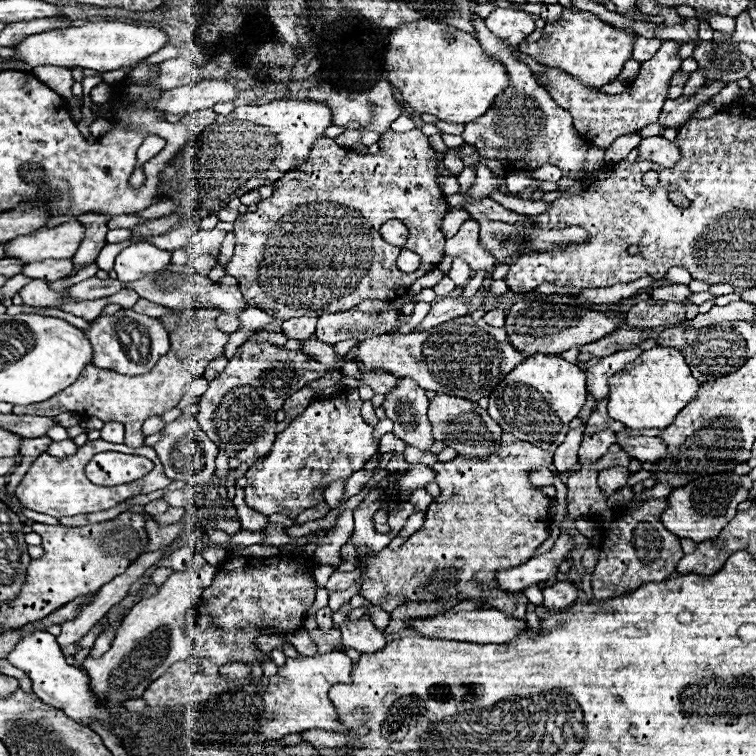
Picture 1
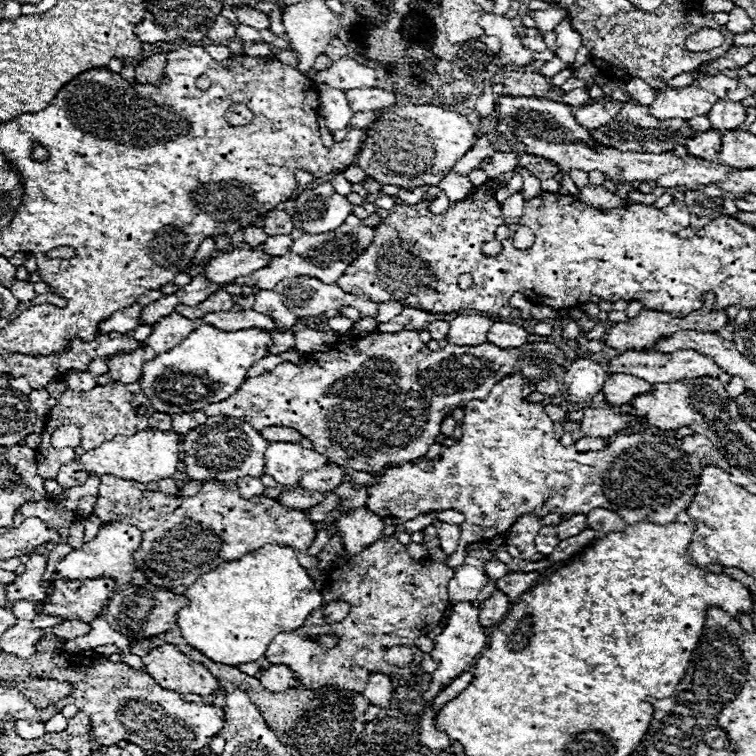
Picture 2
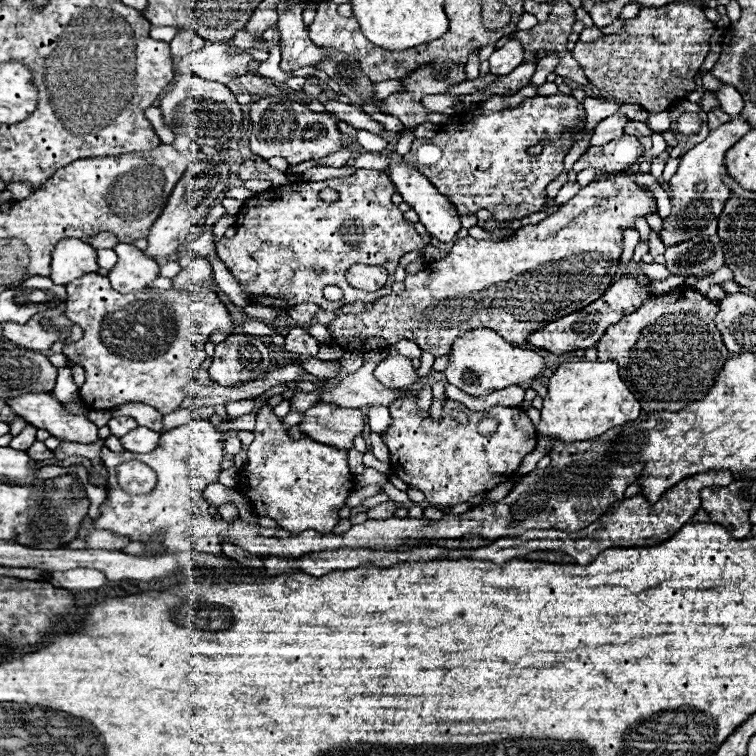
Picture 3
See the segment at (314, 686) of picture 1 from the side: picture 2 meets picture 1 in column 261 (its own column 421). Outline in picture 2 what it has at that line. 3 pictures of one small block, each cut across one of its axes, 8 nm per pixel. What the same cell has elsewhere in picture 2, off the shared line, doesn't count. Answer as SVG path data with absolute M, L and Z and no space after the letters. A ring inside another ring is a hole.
M428 708L424 714L422 714L422 720L420 720L420 742L424 746L428 746L430 750L446 750L450 748L450 738L444 734L444 732L438 732L434 728L434 716L432 716L432 710Z

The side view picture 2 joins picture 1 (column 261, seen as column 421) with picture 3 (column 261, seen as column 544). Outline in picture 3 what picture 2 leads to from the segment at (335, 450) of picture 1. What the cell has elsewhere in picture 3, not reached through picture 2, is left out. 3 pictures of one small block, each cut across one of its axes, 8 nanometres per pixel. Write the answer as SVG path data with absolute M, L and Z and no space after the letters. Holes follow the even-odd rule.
M264 406L256 416L254 442L248 446L248 462L242 470L240 486L252 500L256 514L270 516L280 528L290 532L316 530L328 534L340 522L340 510L352 492L356 478L348 468L348 452L320 444L312 438L292 440L280 426L280 418Z

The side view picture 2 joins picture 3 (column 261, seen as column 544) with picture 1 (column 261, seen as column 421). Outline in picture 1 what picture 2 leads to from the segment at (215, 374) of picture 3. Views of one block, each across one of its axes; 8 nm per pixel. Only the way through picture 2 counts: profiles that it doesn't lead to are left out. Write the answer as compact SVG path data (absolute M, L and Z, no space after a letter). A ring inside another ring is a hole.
M248 340L238 348L224 372L214 378L198 404L198 422L208 438L220 446L228 458L246 464L268 456L276 438L276 412L284 400L312 380L322 378L328 368L304 352L284 350L266 340Z

